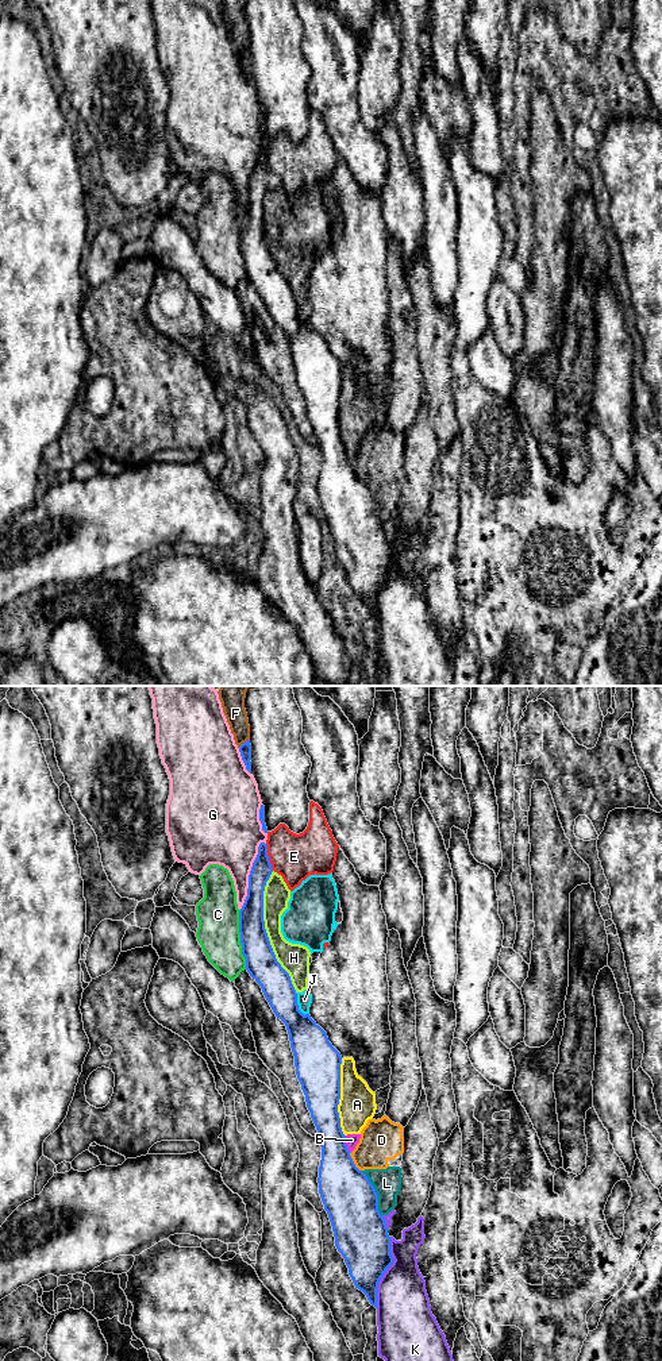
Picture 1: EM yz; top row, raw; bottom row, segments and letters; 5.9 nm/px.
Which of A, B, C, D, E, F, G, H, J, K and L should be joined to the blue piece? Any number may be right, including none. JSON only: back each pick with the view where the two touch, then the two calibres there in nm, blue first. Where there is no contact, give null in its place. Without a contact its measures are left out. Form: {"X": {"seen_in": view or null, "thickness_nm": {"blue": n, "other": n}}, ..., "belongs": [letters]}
{"belongs": []}

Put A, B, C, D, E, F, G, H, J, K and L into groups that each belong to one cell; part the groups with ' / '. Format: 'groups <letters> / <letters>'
groups A B H J / C / D L / E / F / G / K

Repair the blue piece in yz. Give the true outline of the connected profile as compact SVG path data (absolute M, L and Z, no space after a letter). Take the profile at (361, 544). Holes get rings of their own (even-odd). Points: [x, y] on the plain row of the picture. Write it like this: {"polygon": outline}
{"polygon": "M261 151L249 184L247 205L239 219L242 263L247 281L261 294L289 343L296 383L322 455L319 502L335 555L355 597L377 617L378 591L394 570L390 545L378 520L378 504L355 475L340 436L342 365L311 324L299 319L290 285L277 270L265 238L263 200L272 181L268 154Z"}

